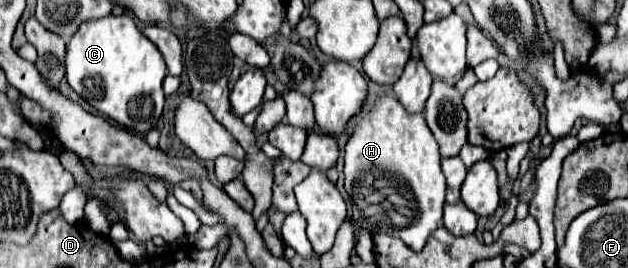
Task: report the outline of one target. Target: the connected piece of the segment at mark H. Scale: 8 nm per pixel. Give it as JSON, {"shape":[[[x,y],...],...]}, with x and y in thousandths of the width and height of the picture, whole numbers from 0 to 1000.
{"shape":[[[650,220],[640,287],[627,310],[634,369],[627,354],[605,354],[589,414],[573,422],[548,586],[548,698],[561,750],[561,825],[592,869],[634,884],[656,937],[672,937],[685,869],[697,854],[710,728],[697,534],[678,474],[675,422],[666,422],[675,414],[685,317],[688,280],[678,265],[678,243],[669,220]]]}

